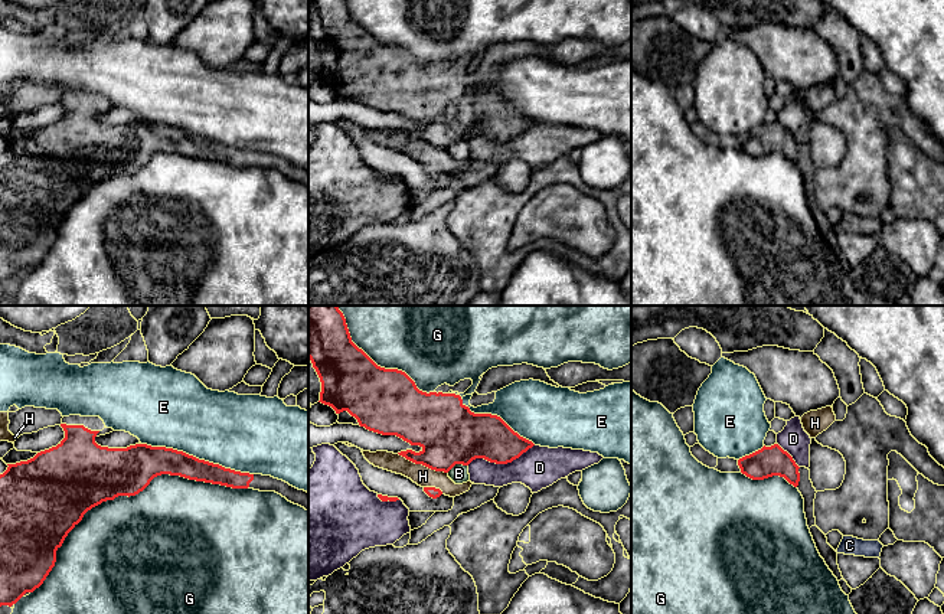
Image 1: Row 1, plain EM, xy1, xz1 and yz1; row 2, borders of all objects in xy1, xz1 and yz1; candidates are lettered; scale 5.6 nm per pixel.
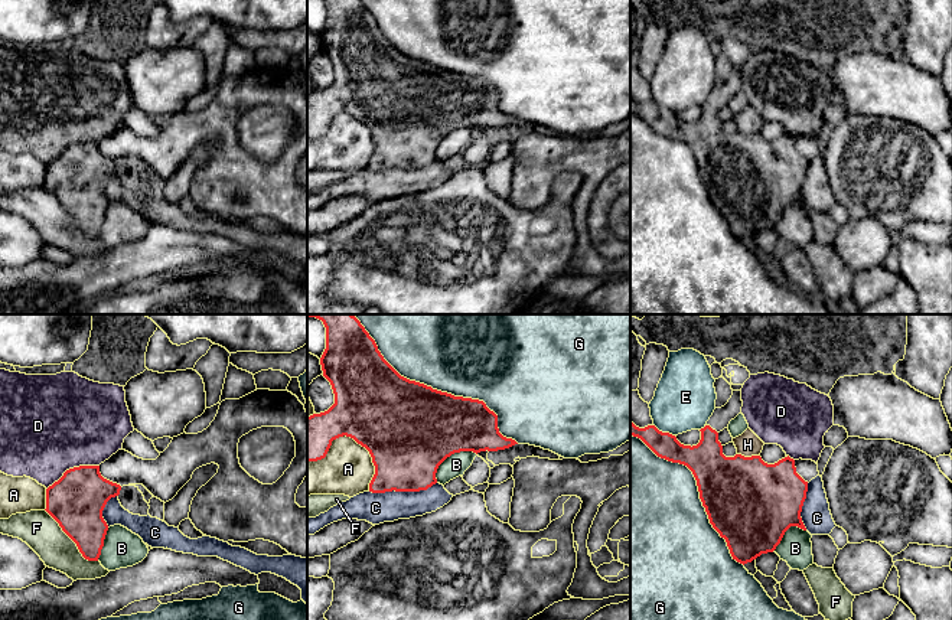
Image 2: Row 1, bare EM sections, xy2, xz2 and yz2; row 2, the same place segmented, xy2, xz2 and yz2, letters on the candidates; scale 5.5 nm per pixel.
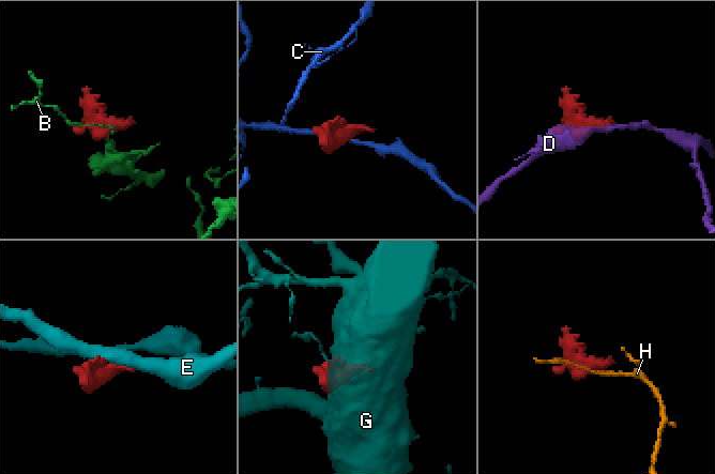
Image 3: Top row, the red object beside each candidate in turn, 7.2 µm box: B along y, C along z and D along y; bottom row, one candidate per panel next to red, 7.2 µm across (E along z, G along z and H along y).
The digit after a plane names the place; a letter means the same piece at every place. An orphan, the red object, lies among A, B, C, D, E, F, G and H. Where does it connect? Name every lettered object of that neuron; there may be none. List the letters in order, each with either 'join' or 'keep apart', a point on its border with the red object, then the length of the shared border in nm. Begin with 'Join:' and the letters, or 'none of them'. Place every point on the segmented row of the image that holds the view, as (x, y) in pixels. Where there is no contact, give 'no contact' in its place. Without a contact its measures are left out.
Join: none of them
A: keep apart; contact xz2 (345, 434); length 400 nm
B: keep apart; contact xz2 (449, 456); length 280 nm
C: keep apart; contact xz2 (401, 490); length 380 nm
D: keep apart; contact xz1 (500, 463); length 400 nm
E: keep apart; contact xy1 (198, 459); length 650 nm
F: keep apart; contact xy2 (71, 538); length 420 nm
G: keep apart; contact xy1 (126, 495); length 1350 nm
H: keep apart; contact xz1 (422, 464); length 300 nm

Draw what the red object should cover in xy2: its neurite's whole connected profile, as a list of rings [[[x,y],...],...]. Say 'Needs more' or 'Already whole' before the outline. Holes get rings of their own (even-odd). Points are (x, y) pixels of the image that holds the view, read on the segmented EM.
Already whole. [[[100,466],[69,469],[46,489],[46,512],[76,544],[82,557],[98,561],[108,525],[102,510],[121,486],[104,479]]]

